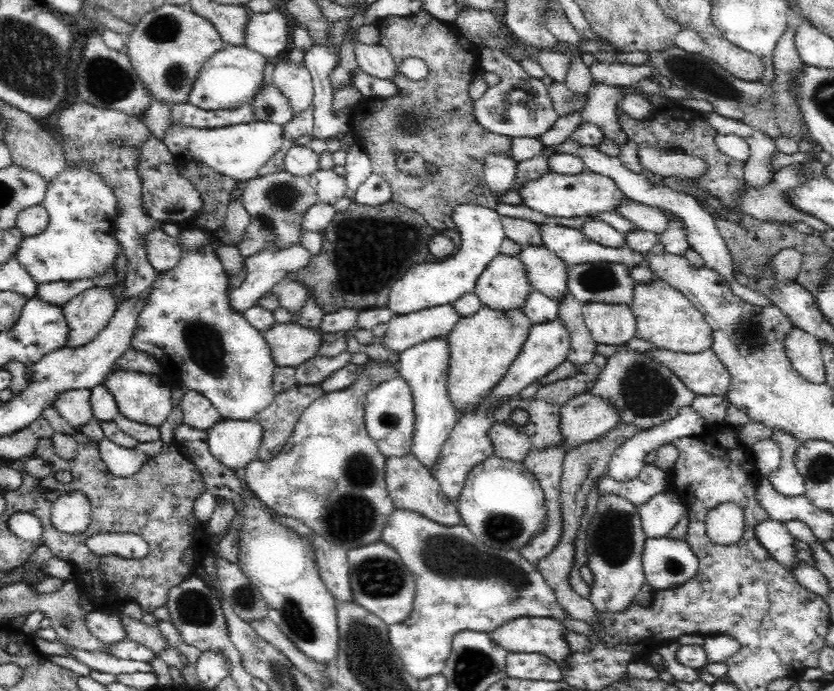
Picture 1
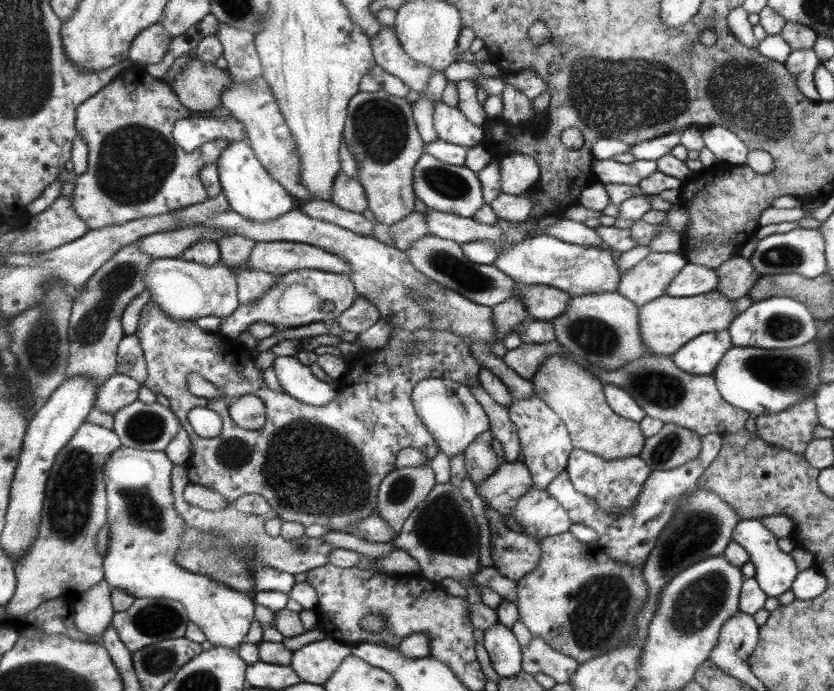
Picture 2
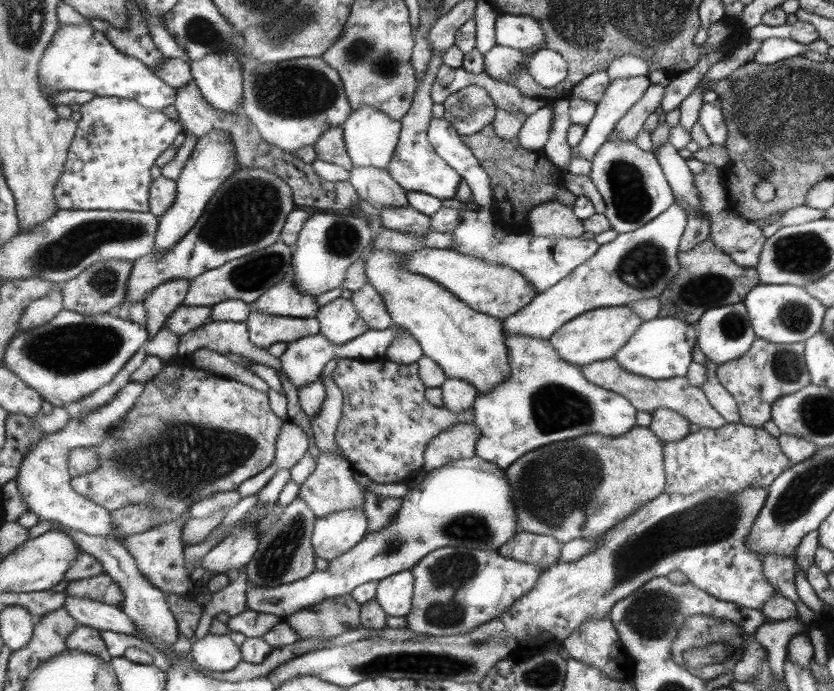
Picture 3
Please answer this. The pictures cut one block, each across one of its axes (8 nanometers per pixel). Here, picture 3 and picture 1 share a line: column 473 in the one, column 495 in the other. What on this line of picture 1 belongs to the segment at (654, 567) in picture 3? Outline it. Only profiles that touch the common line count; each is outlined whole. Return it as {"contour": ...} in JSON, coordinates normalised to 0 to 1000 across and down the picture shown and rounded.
{"contour":[[[628,891],[602,902],[589,922],[609,944],[656,949],[674,971],[686,944],[679,932],[679,912],[662,894]]]}

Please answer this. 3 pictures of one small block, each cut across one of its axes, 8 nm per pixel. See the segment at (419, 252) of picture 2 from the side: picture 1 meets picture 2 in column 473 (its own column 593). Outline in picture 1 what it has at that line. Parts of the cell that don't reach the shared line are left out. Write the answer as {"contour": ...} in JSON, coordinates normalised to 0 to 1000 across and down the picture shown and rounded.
{"contour":[[[737,378],[703,379],[681,388],[682,425],[697,440],[723,436],[724,440],[758,443],[763,407],[749,382]]]}

